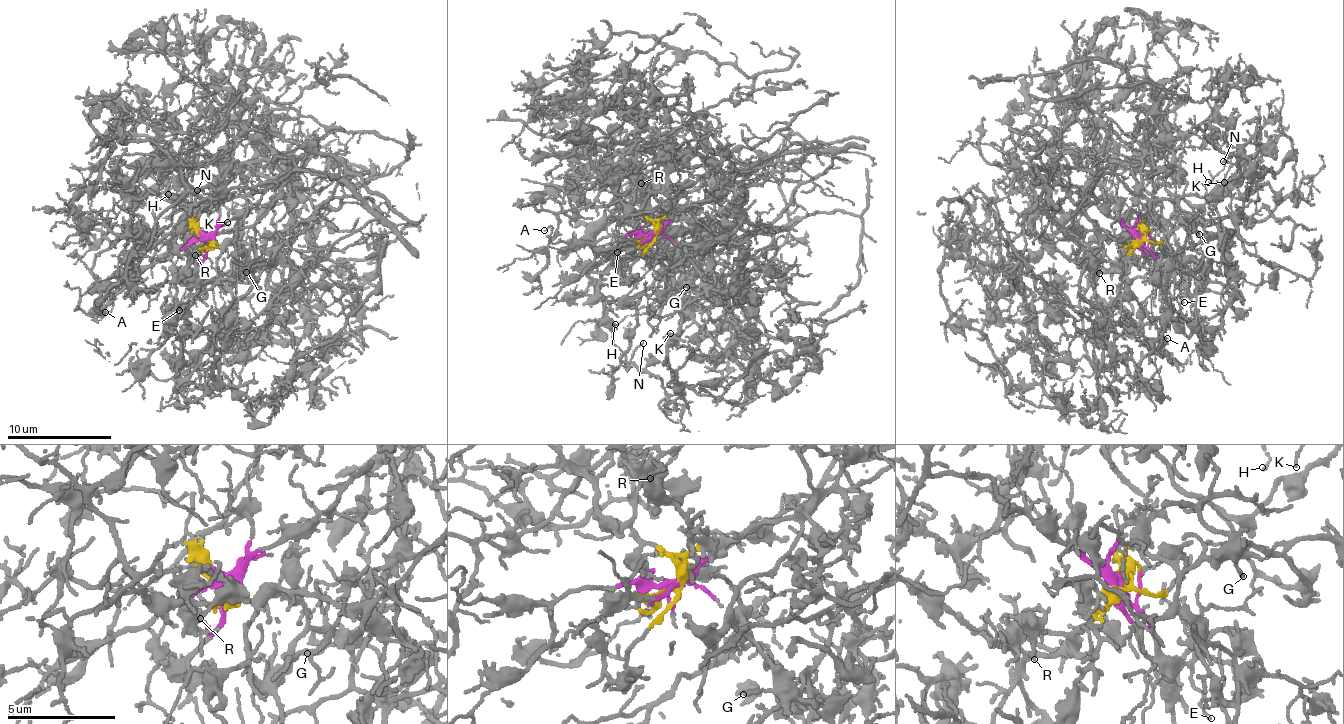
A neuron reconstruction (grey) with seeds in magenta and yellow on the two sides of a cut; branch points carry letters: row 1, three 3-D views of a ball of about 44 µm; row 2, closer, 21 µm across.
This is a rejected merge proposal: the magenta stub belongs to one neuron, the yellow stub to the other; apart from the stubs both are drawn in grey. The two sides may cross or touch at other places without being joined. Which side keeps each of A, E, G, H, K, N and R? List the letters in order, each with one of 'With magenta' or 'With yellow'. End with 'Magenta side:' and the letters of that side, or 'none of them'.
A: With magenta
E: With magenta
G: With yellow
H: With magenta
K: With magenta
N: With magenta
R: With yellow
Magenta side: A, E, H, K, N

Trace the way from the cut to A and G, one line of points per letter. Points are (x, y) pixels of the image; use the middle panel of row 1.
A: (652, 234), (580, 243), (550, 241), (551, 225), (543, 229)
G: (652, 234), (664, 215), (713, 206), (708, 221), (683, 236), (682, 253), (701, 276), (698, 283), (685, 288)

